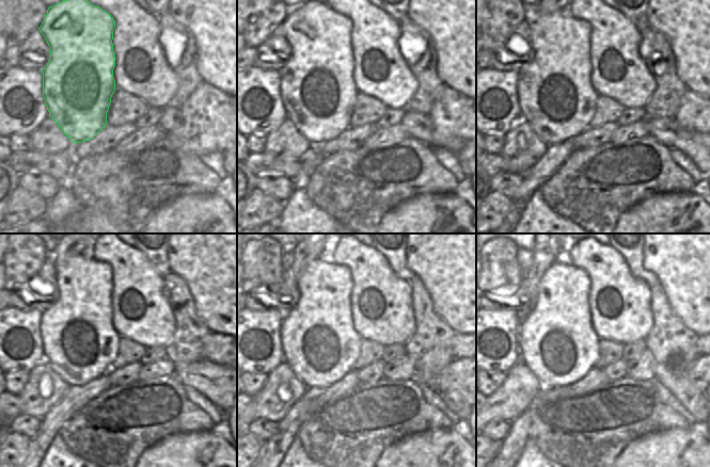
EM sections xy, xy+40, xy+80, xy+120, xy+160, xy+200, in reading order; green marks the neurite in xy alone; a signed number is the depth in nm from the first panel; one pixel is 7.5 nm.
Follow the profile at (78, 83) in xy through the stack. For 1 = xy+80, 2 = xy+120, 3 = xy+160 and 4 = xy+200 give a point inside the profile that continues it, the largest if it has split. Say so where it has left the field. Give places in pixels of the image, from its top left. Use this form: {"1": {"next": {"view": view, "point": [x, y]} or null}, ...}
{"1": {"next": {"view": "xy+80", "point": [556, 97]}}, "2": {"next": {"view": "xy+120", "point": [80, 343]}}, "3": {"next": {"view": "xy+160", "point": [320, 344]}}, "4": {"next": {"view": "xy+200", "point": [557, 342]}}}

